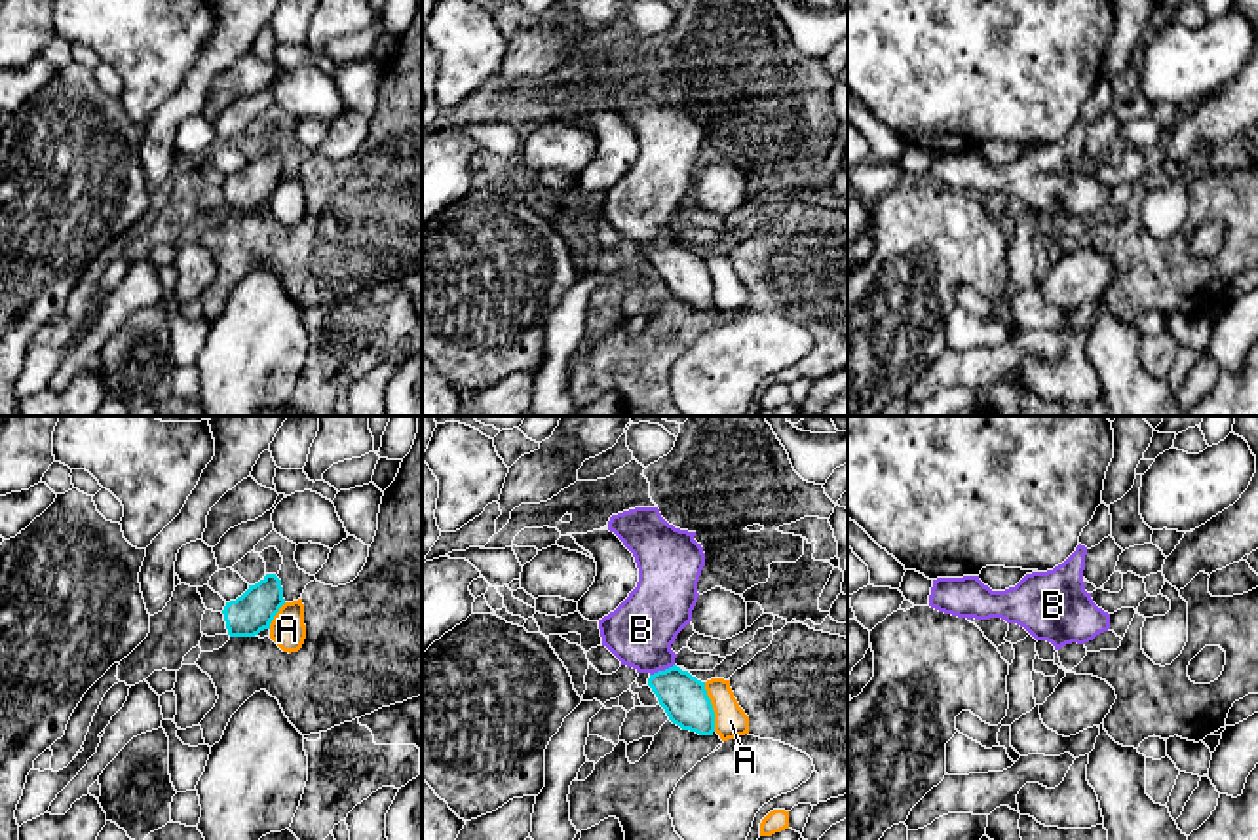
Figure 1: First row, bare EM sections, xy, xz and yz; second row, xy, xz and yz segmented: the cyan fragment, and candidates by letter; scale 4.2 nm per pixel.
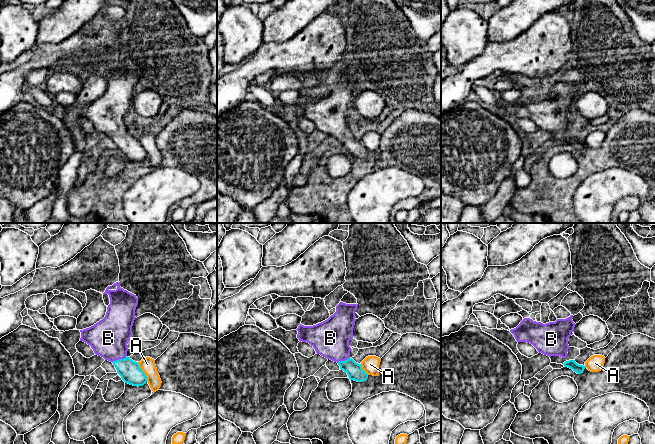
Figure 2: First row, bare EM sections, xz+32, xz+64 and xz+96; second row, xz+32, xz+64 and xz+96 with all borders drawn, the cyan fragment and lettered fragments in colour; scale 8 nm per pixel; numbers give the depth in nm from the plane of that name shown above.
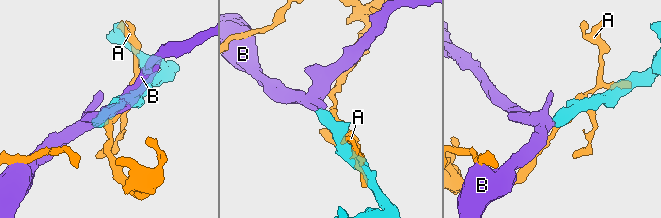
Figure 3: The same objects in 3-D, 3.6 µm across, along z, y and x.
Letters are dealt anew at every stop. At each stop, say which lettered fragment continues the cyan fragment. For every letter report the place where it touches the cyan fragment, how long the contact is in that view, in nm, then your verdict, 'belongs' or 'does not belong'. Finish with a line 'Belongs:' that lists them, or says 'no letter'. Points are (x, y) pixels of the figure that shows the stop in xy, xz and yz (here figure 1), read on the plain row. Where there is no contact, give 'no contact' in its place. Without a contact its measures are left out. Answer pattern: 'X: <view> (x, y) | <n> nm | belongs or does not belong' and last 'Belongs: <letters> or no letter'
A: xz (711, 282) | 220 nm | does not belong
B: xz (662, 246) | 120 nm | belongs
Belongs: B

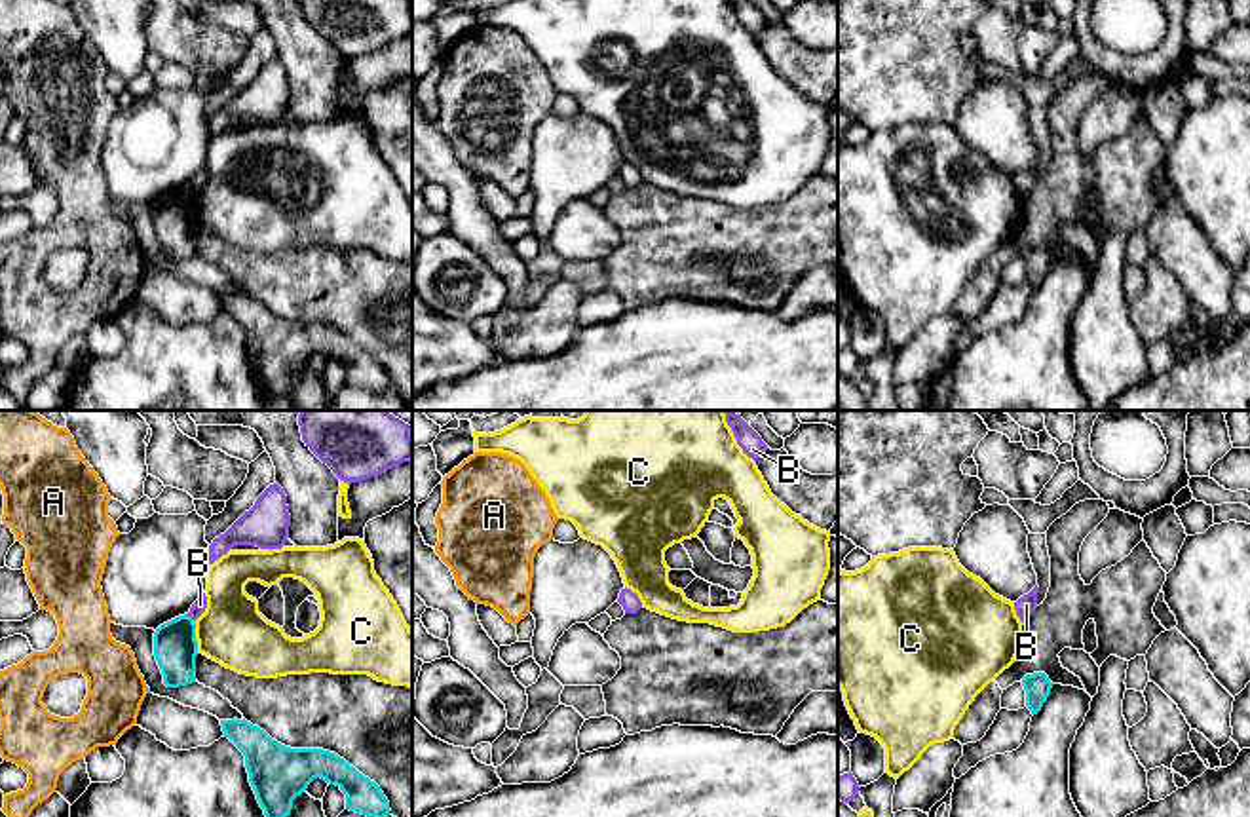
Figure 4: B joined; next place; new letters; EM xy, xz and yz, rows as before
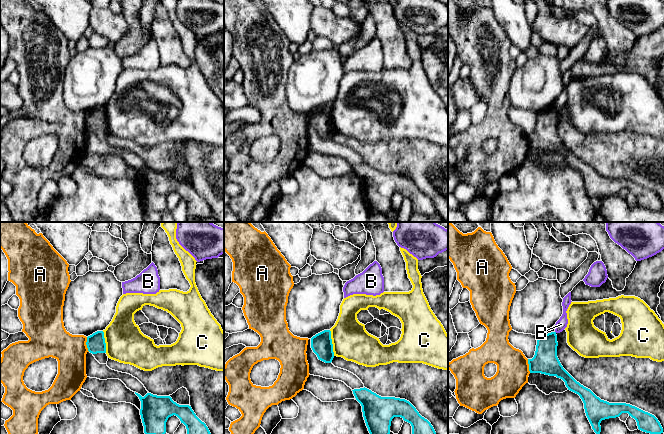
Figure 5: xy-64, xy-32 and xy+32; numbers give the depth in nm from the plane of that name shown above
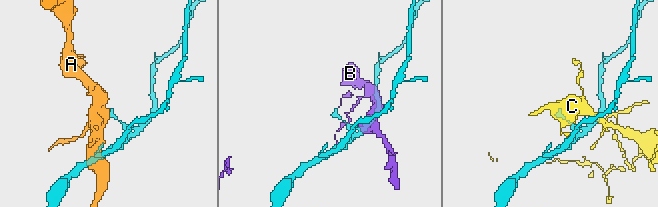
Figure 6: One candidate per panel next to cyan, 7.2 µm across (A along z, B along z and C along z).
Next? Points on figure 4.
A: xy (147, 265) | 40 nm | does not belong
B: xy (189, 190) | 50 nm | does not belong
C: xy (194, 211) | 130 nm | does not belong
Belongs: no letter

